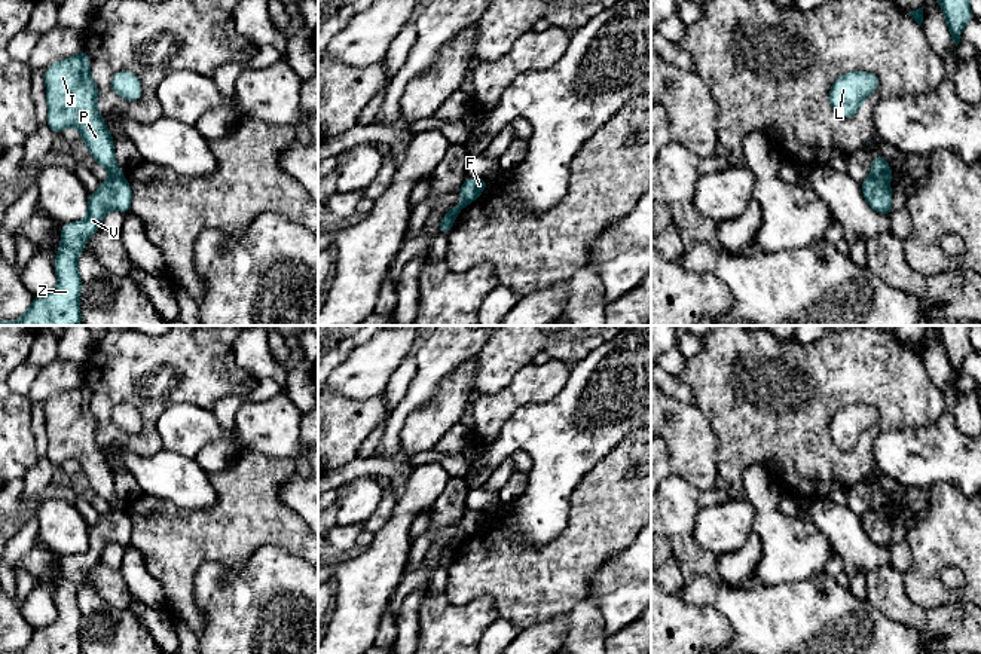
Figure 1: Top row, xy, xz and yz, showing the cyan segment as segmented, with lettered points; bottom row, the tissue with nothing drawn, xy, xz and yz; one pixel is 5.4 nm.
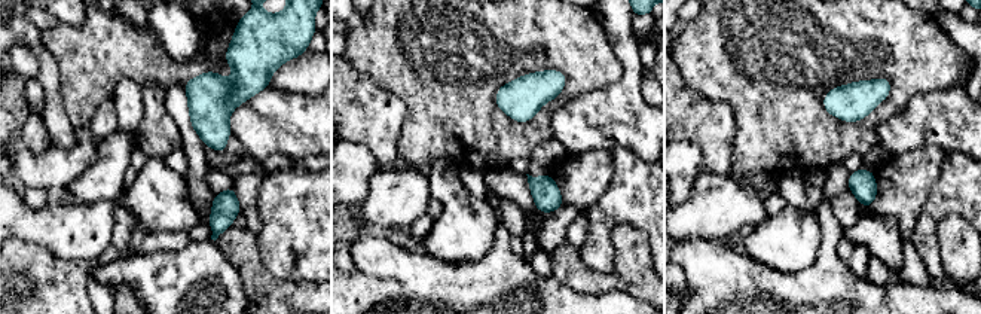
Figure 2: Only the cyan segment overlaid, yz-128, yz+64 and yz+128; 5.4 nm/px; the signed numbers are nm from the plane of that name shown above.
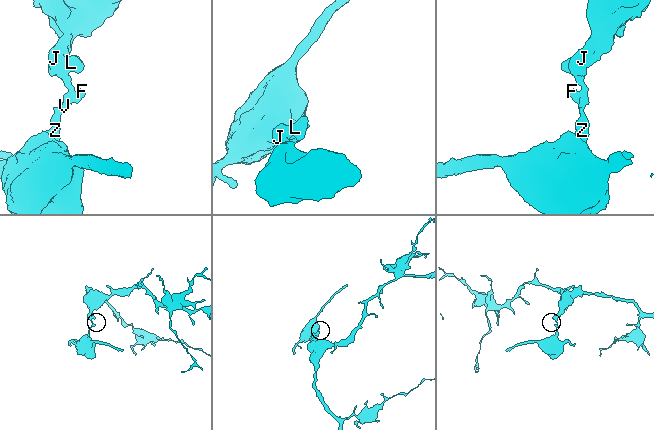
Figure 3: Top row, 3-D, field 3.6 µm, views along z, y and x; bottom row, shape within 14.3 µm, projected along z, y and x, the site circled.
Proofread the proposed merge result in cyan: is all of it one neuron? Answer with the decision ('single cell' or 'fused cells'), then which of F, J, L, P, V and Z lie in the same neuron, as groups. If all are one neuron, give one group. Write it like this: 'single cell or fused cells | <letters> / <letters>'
fused cells | F V Z / J L P

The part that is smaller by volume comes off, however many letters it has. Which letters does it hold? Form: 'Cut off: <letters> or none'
Cut off: F, V, Z

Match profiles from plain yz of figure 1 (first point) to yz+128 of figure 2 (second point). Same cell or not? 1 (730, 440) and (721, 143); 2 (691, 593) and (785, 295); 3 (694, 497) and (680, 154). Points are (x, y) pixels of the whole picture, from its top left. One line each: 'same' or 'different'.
1: different
2: same
3: same

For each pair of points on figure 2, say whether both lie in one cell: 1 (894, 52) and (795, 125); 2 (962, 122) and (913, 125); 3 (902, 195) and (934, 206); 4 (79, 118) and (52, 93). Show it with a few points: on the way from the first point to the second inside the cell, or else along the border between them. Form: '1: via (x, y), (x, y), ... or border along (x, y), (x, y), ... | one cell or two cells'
1: via (864, 52), (846, 52), (803, 95) | one cell
2: via (950, 122), (925, 122) | one cell
3: border along (940, 171), (911, 235) | two cells
4: border along (57, 69), (61, 106), (75, 128) | two cells

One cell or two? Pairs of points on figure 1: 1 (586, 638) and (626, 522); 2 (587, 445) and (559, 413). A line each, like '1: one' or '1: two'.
1: two
2: one

